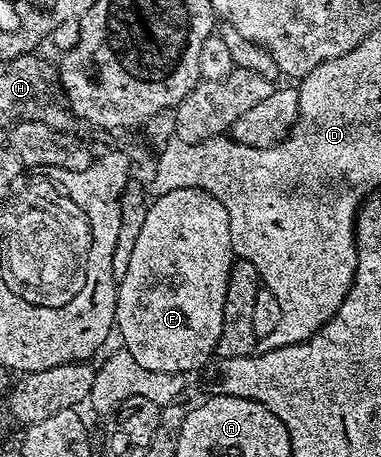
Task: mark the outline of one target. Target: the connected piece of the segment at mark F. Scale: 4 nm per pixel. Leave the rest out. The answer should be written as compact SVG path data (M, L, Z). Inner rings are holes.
M182 188L158 193L148 203L141 234L137 234L133 255L129 258L129 270L125 270L125 278L117 284L115 328L117 336L119 332L123 339L122 347L133 354L133 358L137 358L138 364L145 366L145 370L198 373L212 359L219 346L225 290L232 263L229 214L225 206L213 198L213 194L204 188Z

